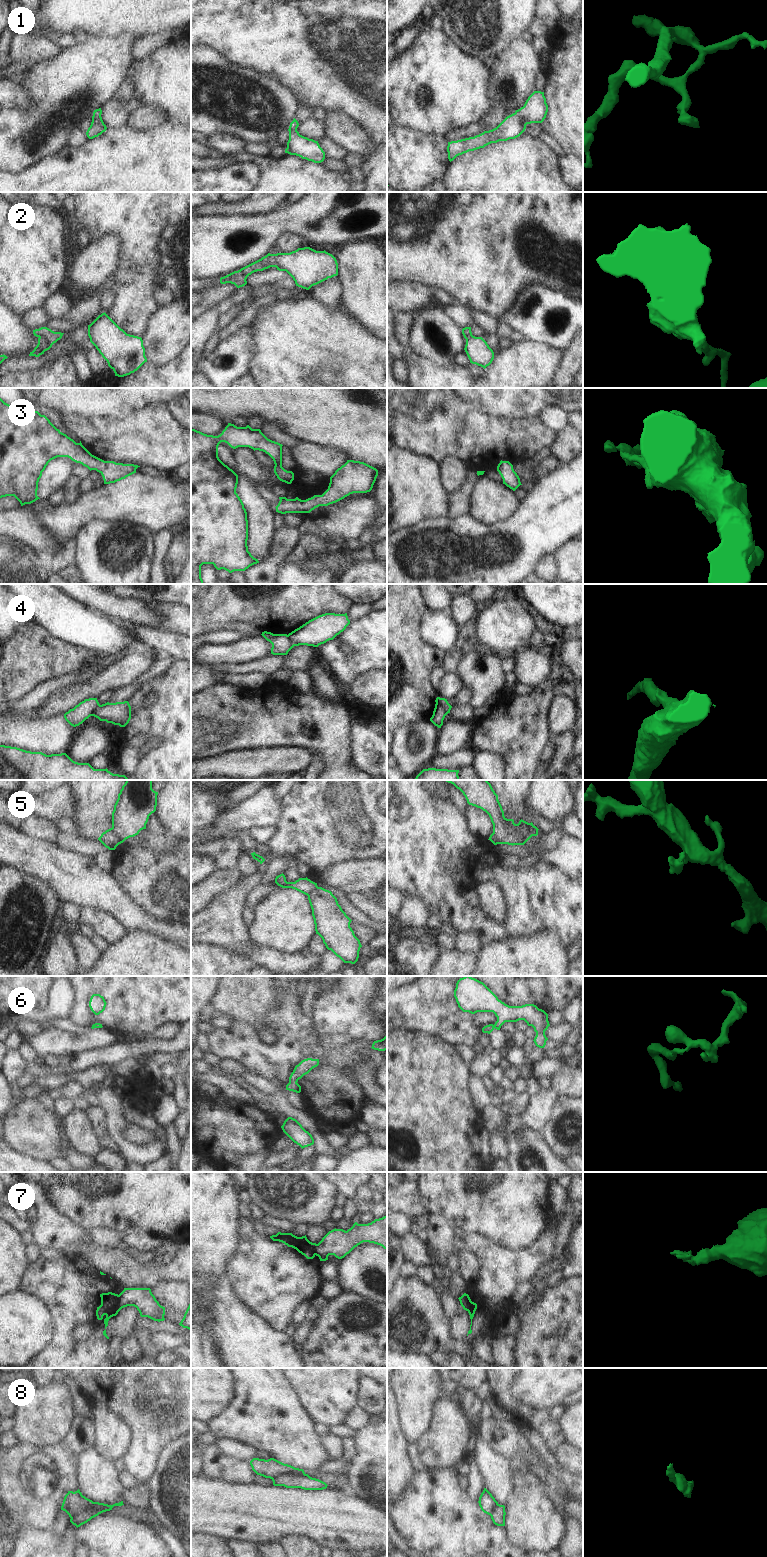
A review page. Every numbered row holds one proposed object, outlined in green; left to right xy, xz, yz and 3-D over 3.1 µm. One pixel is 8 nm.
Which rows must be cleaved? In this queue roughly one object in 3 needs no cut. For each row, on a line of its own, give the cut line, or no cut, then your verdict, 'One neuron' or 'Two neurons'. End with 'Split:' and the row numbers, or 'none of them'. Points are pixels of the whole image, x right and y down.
1: No split. One neuron
2: Split along xy (39, 336), (52, 344). Two neurons
3: No split. One neuron
4: Split along yz (436, 702), (448, 712). Two neurons
5: Split along xy (111, 828), (122, 842). Two neurons
6: No split. One neuron
7: Split along yz (459, 1297), (465, 1304), (472, 1302). Two neurons
8: Split along xz (304, 1472), (285, 1472), (272, 1479). Two neurons
Split: 2, 4, 5, 7, 8

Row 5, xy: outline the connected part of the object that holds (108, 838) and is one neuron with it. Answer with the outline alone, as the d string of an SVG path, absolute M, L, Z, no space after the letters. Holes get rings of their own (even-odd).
M112 828L103 832L98 840L109 850L115 850L116 847L122 843L120 839L115 835Z

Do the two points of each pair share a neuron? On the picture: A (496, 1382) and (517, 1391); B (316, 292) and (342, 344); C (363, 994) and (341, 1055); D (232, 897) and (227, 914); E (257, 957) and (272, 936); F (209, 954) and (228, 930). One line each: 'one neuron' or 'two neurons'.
A: two neurons
B: two neurons
C: two neurons
D: one neuron
E: two neurons
F: two neurons

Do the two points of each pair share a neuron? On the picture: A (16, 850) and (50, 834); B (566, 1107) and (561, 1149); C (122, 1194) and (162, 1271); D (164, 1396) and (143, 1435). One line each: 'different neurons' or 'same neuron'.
A: different neurons
B: same neuron
C: different neurons
D: same neuron

